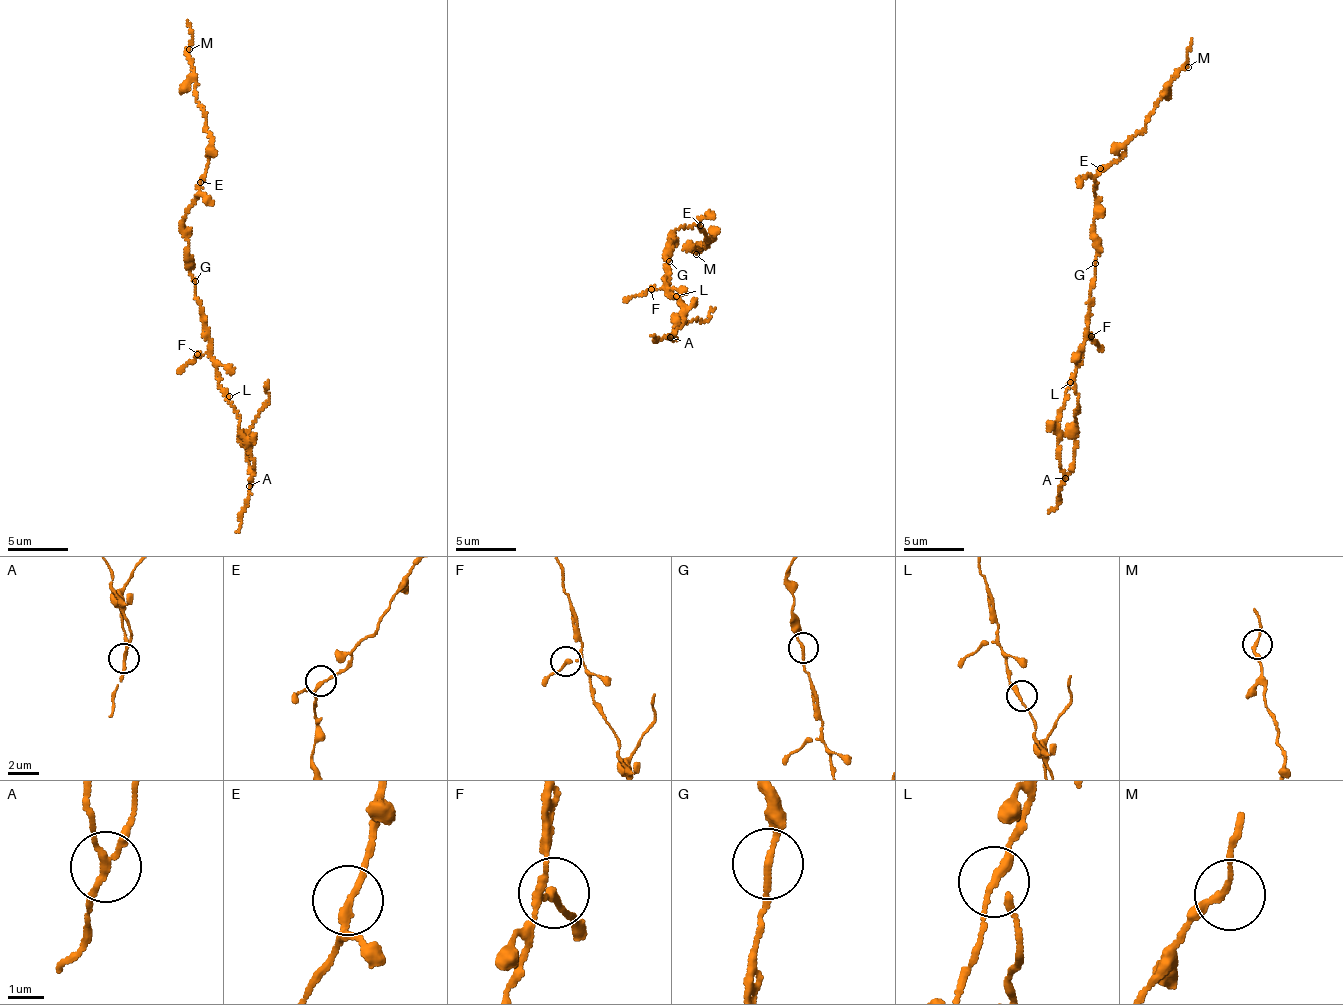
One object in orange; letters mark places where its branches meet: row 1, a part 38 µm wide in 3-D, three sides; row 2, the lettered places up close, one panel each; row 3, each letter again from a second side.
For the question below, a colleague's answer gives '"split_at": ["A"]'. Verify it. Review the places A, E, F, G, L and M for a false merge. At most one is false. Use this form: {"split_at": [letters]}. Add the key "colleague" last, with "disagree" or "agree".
{"split_at": ["A"], "colleague": "agree"}

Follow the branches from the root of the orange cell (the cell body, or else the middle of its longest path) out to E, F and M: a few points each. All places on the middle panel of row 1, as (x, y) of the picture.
E: (666, 260), (676, 229), (700, 225)
F: (666, 260), (664, 268), (668, 273), (663, 280), (666, 284), (664, 288), (651, 289)
M: (666, 260), (672, 234), (685, 225), (697, 226), (713, 241), (700, 244), (696, 254)

